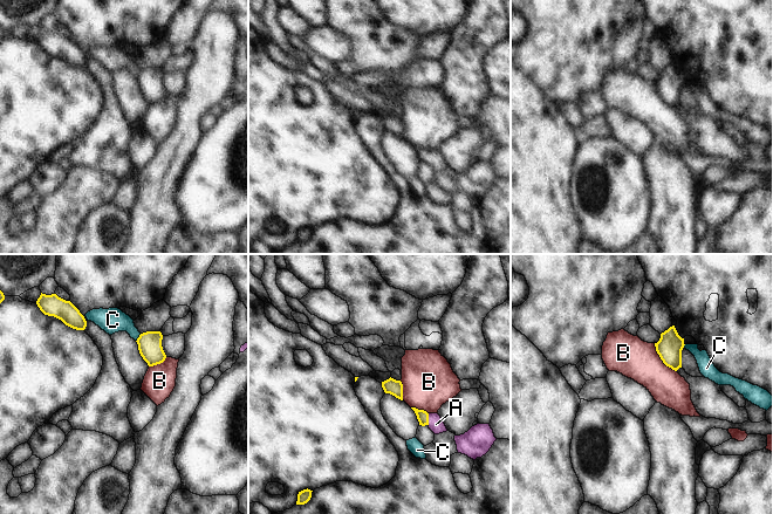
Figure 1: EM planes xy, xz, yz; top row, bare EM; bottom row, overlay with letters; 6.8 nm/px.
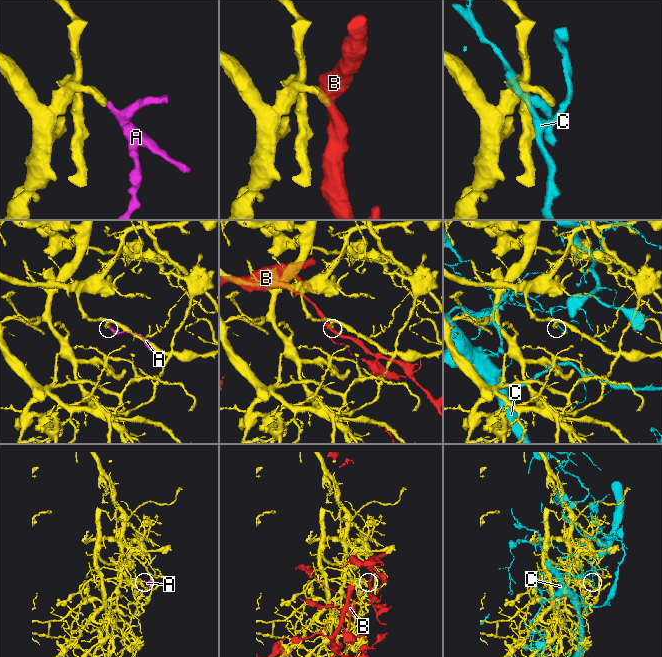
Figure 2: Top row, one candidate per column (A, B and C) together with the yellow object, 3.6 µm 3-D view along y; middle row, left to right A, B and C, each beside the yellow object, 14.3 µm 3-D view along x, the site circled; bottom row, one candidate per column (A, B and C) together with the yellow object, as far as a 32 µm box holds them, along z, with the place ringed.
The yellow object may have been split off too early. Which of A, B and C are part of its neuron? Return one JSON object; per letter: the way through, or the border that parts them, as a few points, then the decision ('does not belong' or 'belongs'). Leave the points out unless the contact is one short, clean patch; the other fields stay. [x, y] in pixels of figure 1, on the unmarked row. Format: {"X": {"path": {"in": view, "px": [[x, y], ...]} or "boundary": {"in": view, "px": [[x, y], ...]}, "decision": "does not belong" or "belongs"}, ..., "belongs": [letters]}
{"A": {"path": {"in": "xz", "px": [[422, 153], [428, 157], [436, 162]]}, "decision": "belongs"}, "B": {"decision": "does not belong"}, "C": {"decision": "does not belong"}, "belongs": ["A"]}

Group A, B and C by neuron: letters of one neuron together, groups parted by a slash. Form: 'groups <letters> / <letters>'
groups A / B / C

